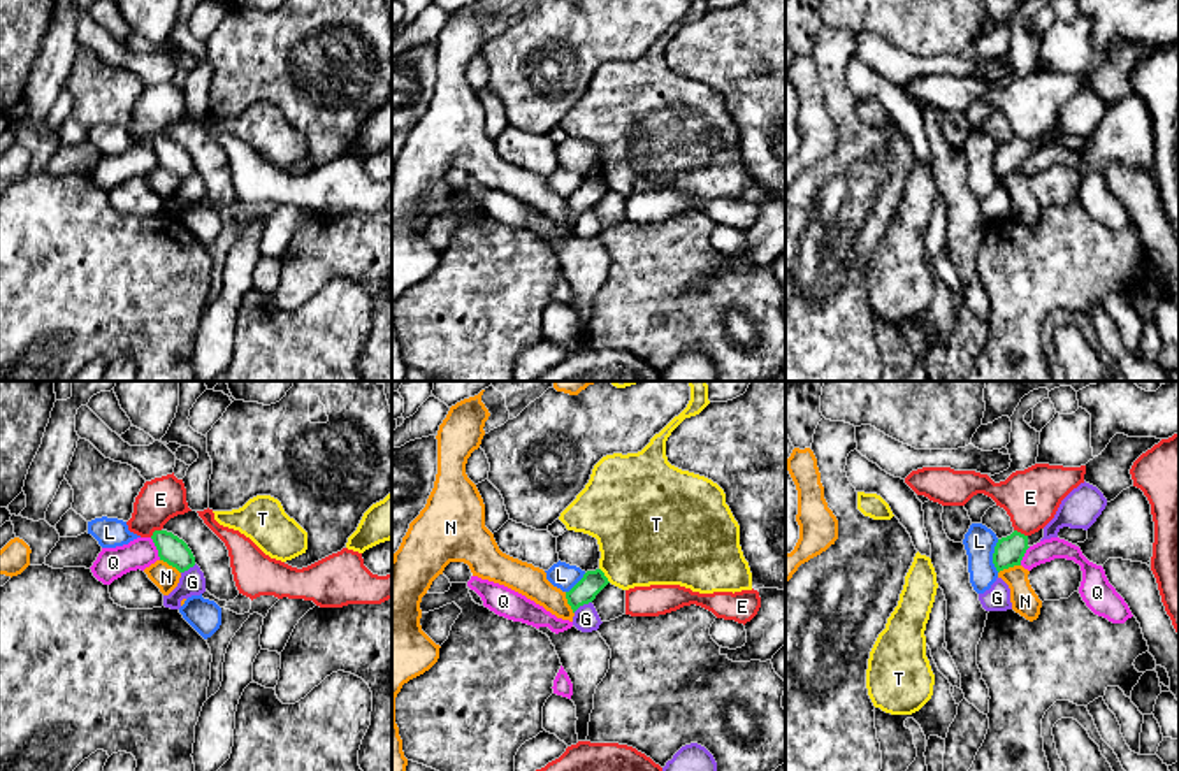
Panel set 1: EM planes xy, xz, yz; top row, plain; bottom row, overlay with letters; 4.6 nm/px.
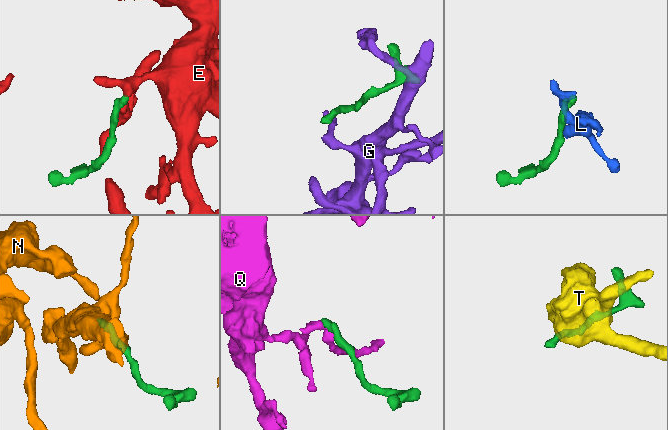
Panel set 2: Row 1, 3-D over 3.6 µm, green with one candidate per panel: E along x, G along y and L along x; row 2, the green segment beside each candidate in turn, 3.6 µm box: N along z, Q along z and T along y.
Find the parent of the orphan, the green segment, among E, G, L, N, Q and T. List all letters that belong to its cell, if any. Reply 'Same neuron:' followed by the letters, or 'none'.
Same neuron: none

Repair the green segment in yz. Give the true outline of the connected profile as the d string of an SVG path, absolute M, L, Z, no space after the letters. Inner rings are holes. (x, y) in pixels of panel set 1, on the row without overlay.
M1044 135L1031 142L1024 142L1014 137L1010 142L998 146L993 160L993 170L996 177L1003 177L1014 172L1021 172L1026 156L1044 144Z

